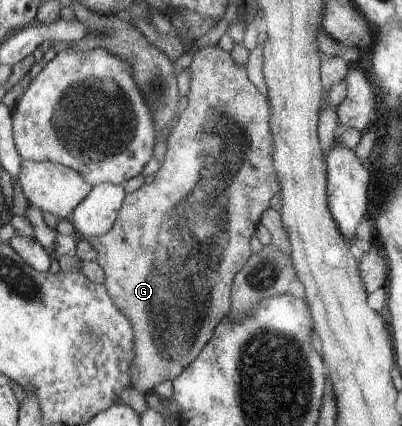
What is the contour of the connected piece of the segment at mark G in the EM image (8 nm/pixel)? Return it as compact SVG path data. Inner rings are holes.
M218 44L200 47L194 53L191 69L191 90L188 95L188 105L184 109L176 127L173 129L169 141L168 151L162 166L155 174L153 182L145 182L137 190L127 193L123 209L112 229L97 238L80 237L90 243L97 250L96 261L104 268L106 285L115 304L132 320L135 331L135 352L137 359L133 366L133 383L137 391L144 395L146 391L153 391L156 386L168 380L175 381L208 345L214 337L215 329L220 325L223 317L230 315L232 294L236 274L246 265L252 253L252 237L261 223L263 213L270 207L270 201L276 194L281 193L279 175L274 167L274 136L271 132L271 103L261 89L251 80L246 66L235 62L232 54L220 48Z

